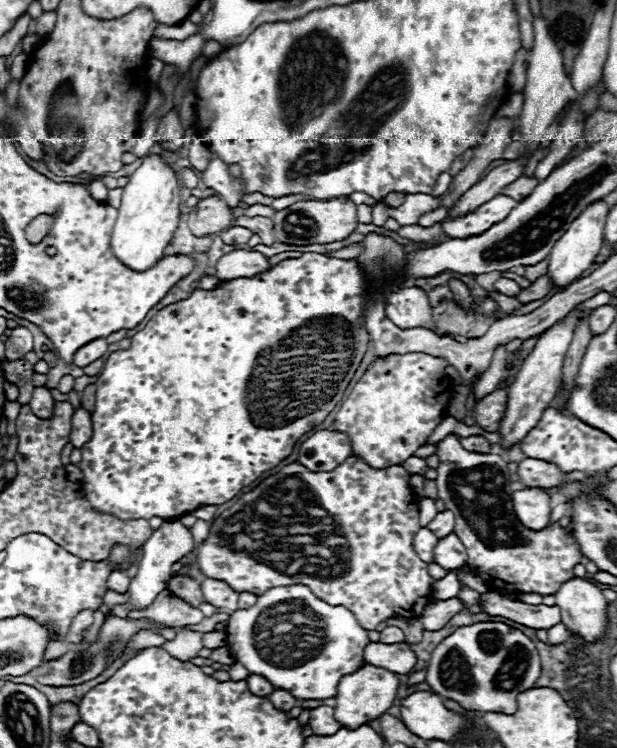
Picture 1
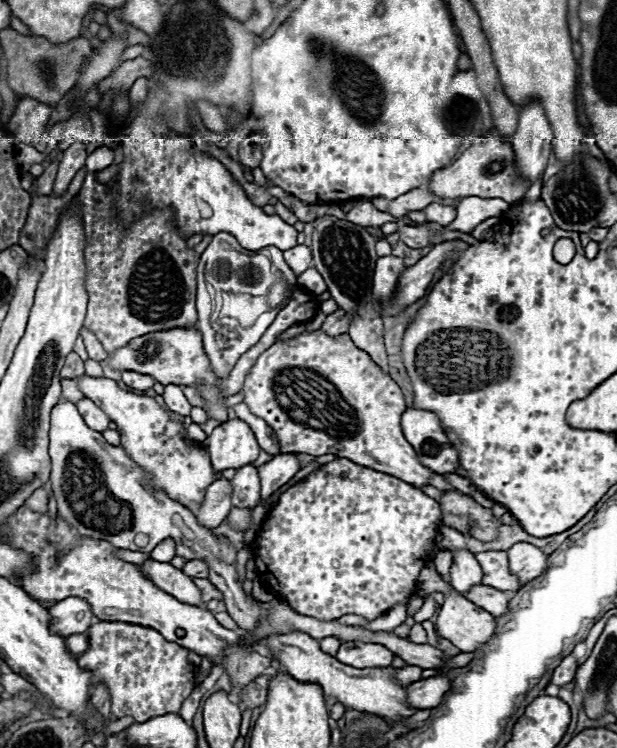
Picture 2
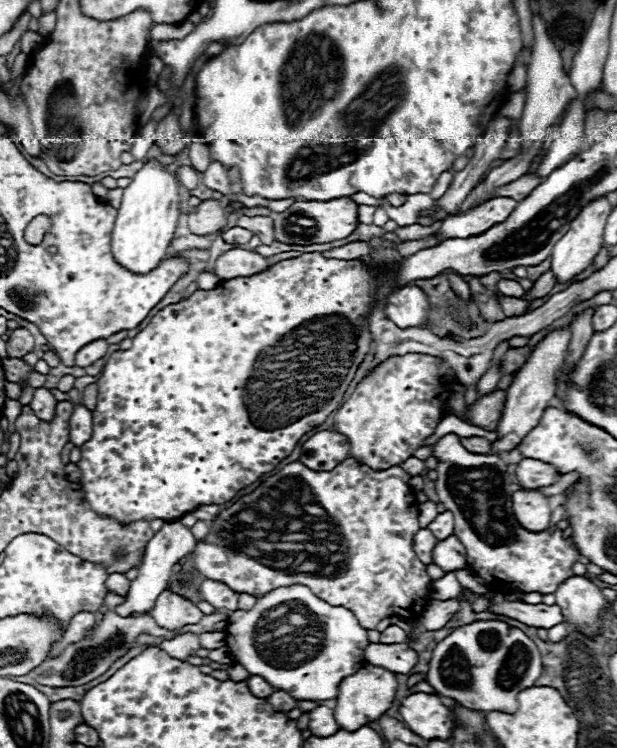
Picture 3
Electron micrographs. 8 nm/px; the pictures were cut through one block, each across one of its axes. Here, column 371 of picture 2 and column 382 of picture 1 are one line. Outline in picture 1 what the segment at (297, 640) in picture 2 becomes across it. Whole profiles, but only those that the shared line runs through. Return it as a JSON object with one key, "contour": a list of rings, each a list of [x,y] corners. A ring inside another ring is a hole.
{"contour":[[[366,664],[362,668],[358,668],[356,672],[342,676],[342,680],[338,684],[338,692],[336,692],[334,716],[338,718],[338,722],[342,726],[358,728],[358,726],[366,724],[368,720],[380,718],[382,712],[386,712],[392,706],[392,702],[396,698],[396,690],[398,690],[398,678],[394,672]]]}

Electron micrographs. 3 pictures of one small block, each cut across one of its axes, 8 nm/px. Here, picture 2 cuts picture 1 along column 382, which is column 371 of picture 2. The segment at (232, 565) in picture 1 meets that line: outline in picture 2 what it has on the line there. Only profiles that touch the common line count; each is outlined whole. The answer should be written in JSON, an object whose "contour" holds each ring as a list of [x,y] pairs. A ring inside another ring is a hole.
{"contour":[[[338,458],[314,470],[298,486],[288,488],[268,512],[254,540],[258,578],[304,616],[336,620],[346,614],[358,614],[374,620],[392,610],[394,604],[404,602],[416,586],[416,578],[426,564],[426,544],[434,540],[438,522],[440,504],[420,488]]]}

